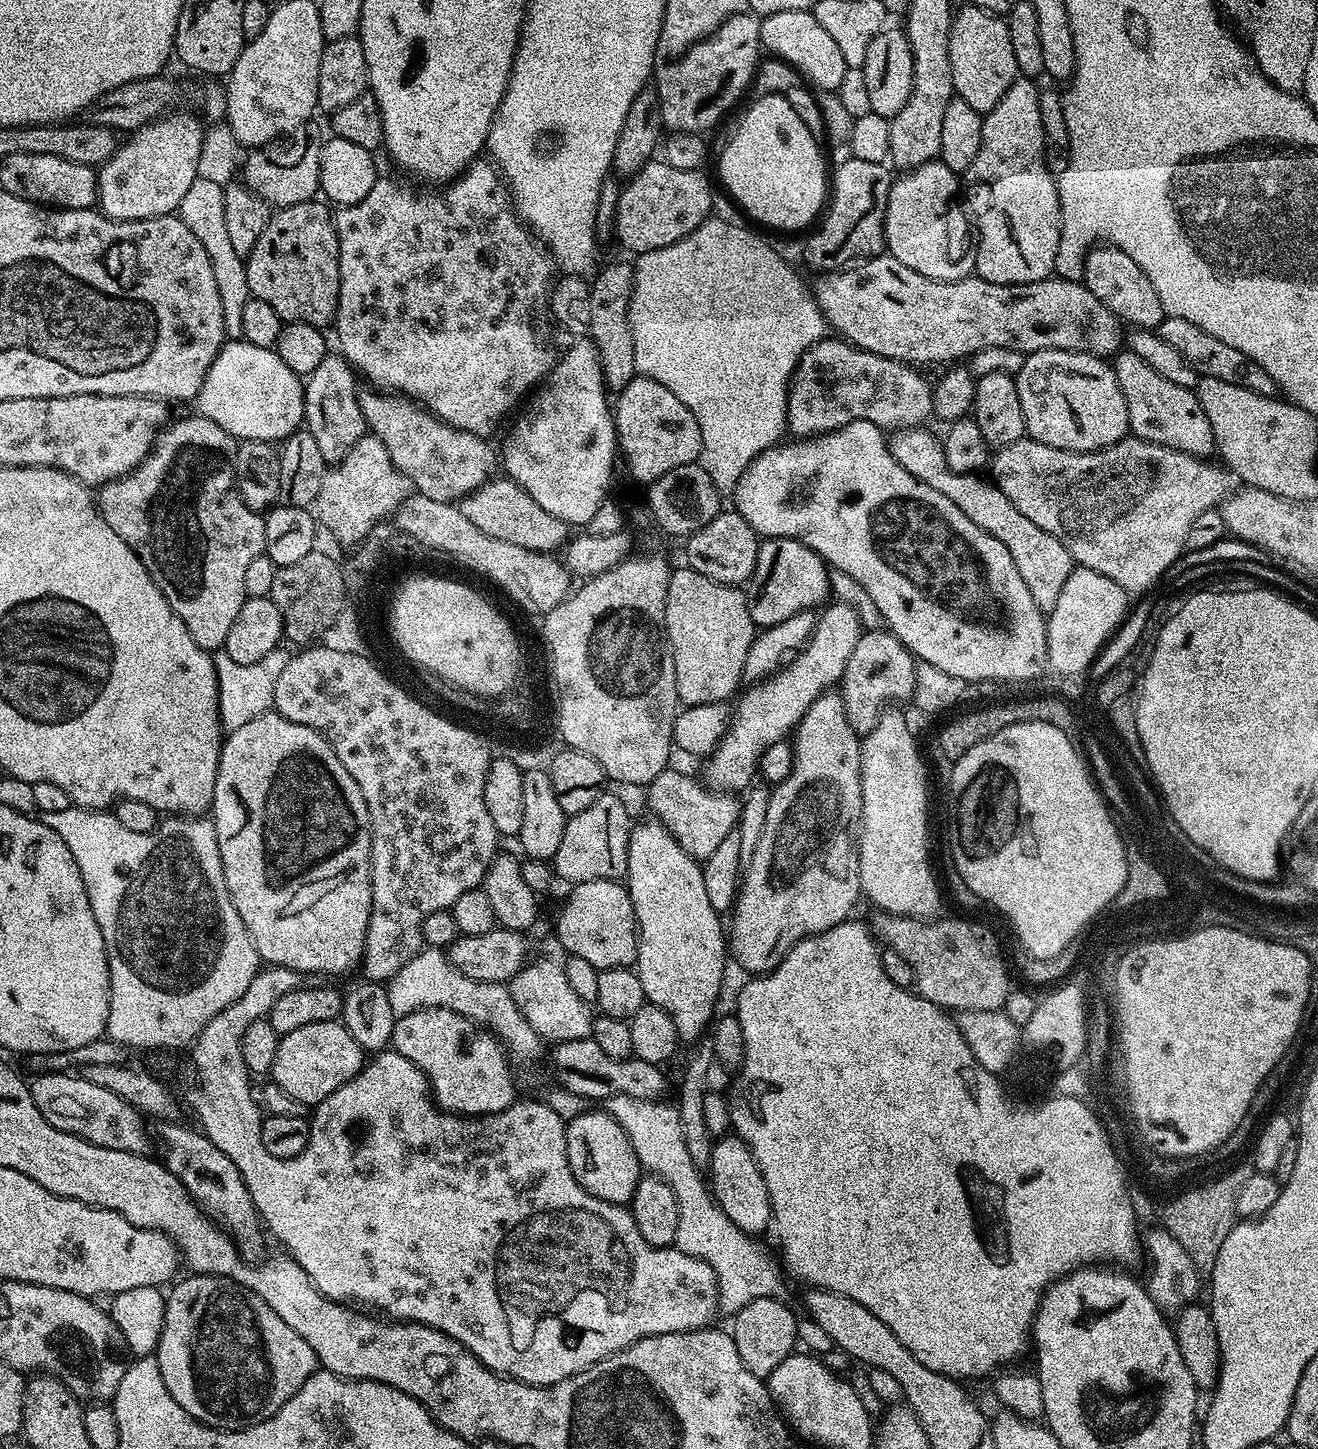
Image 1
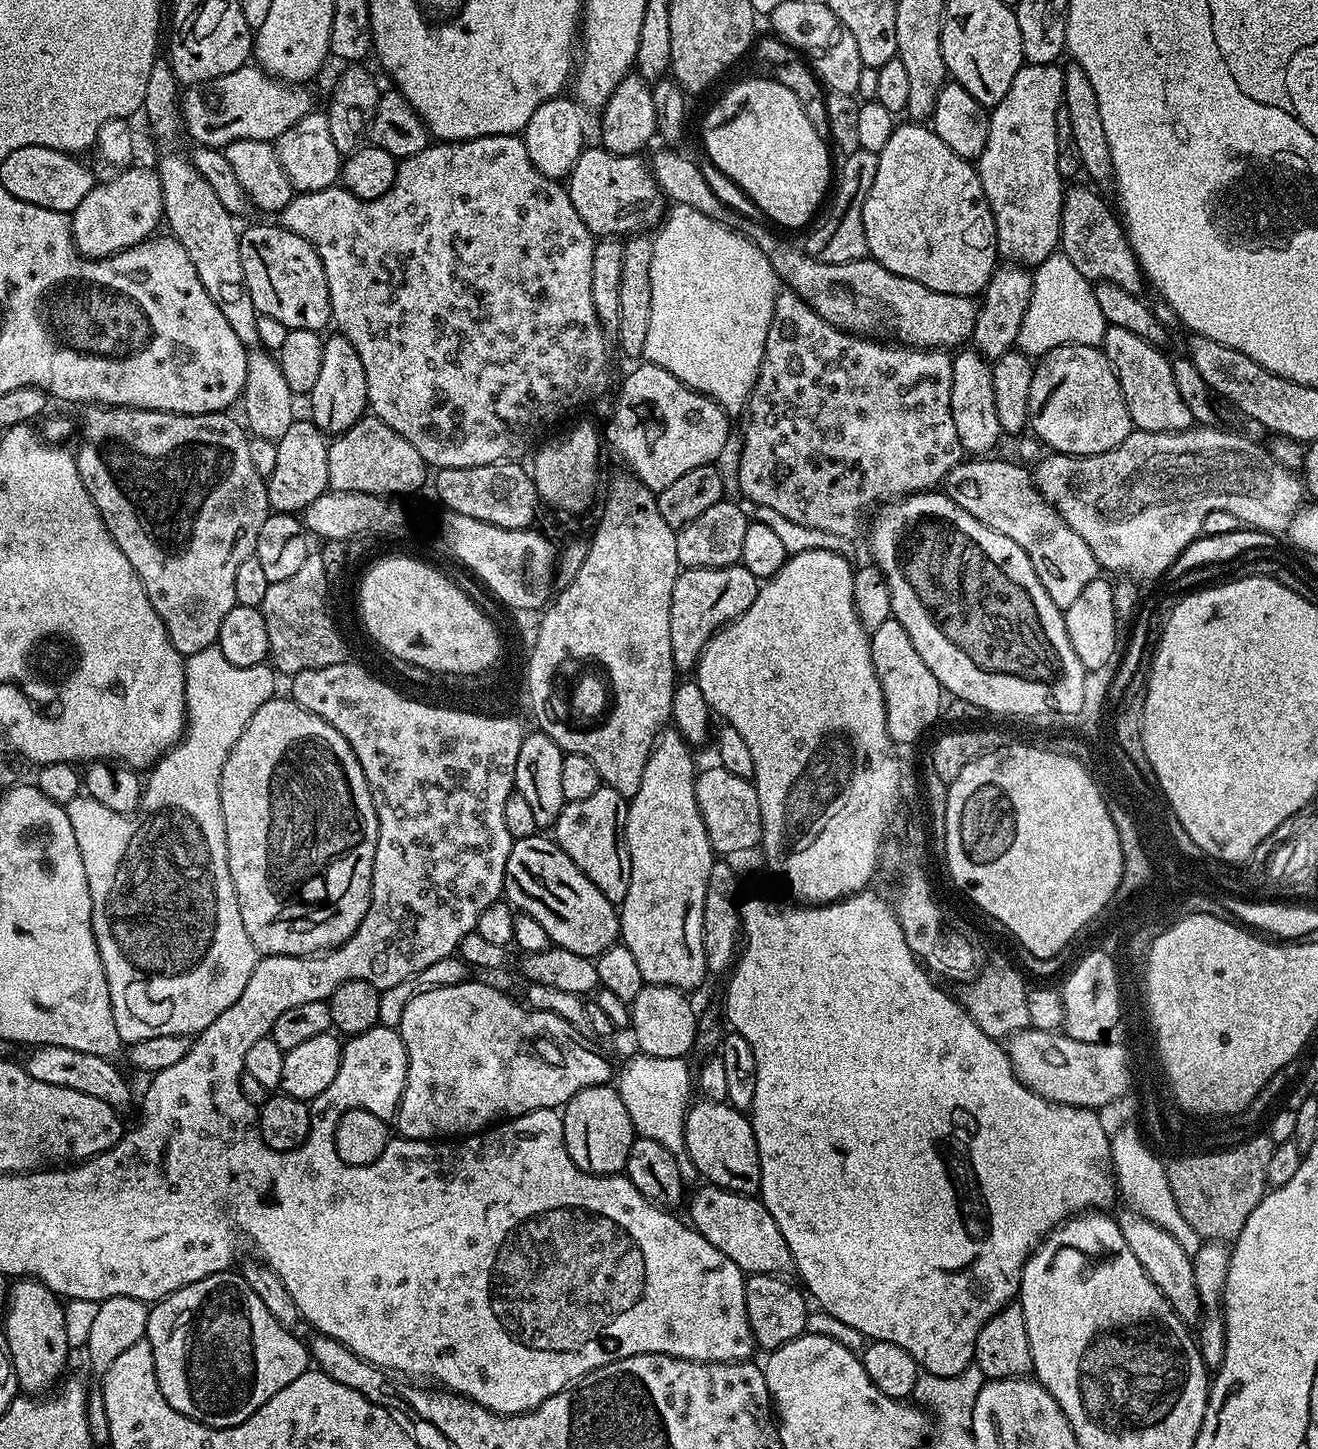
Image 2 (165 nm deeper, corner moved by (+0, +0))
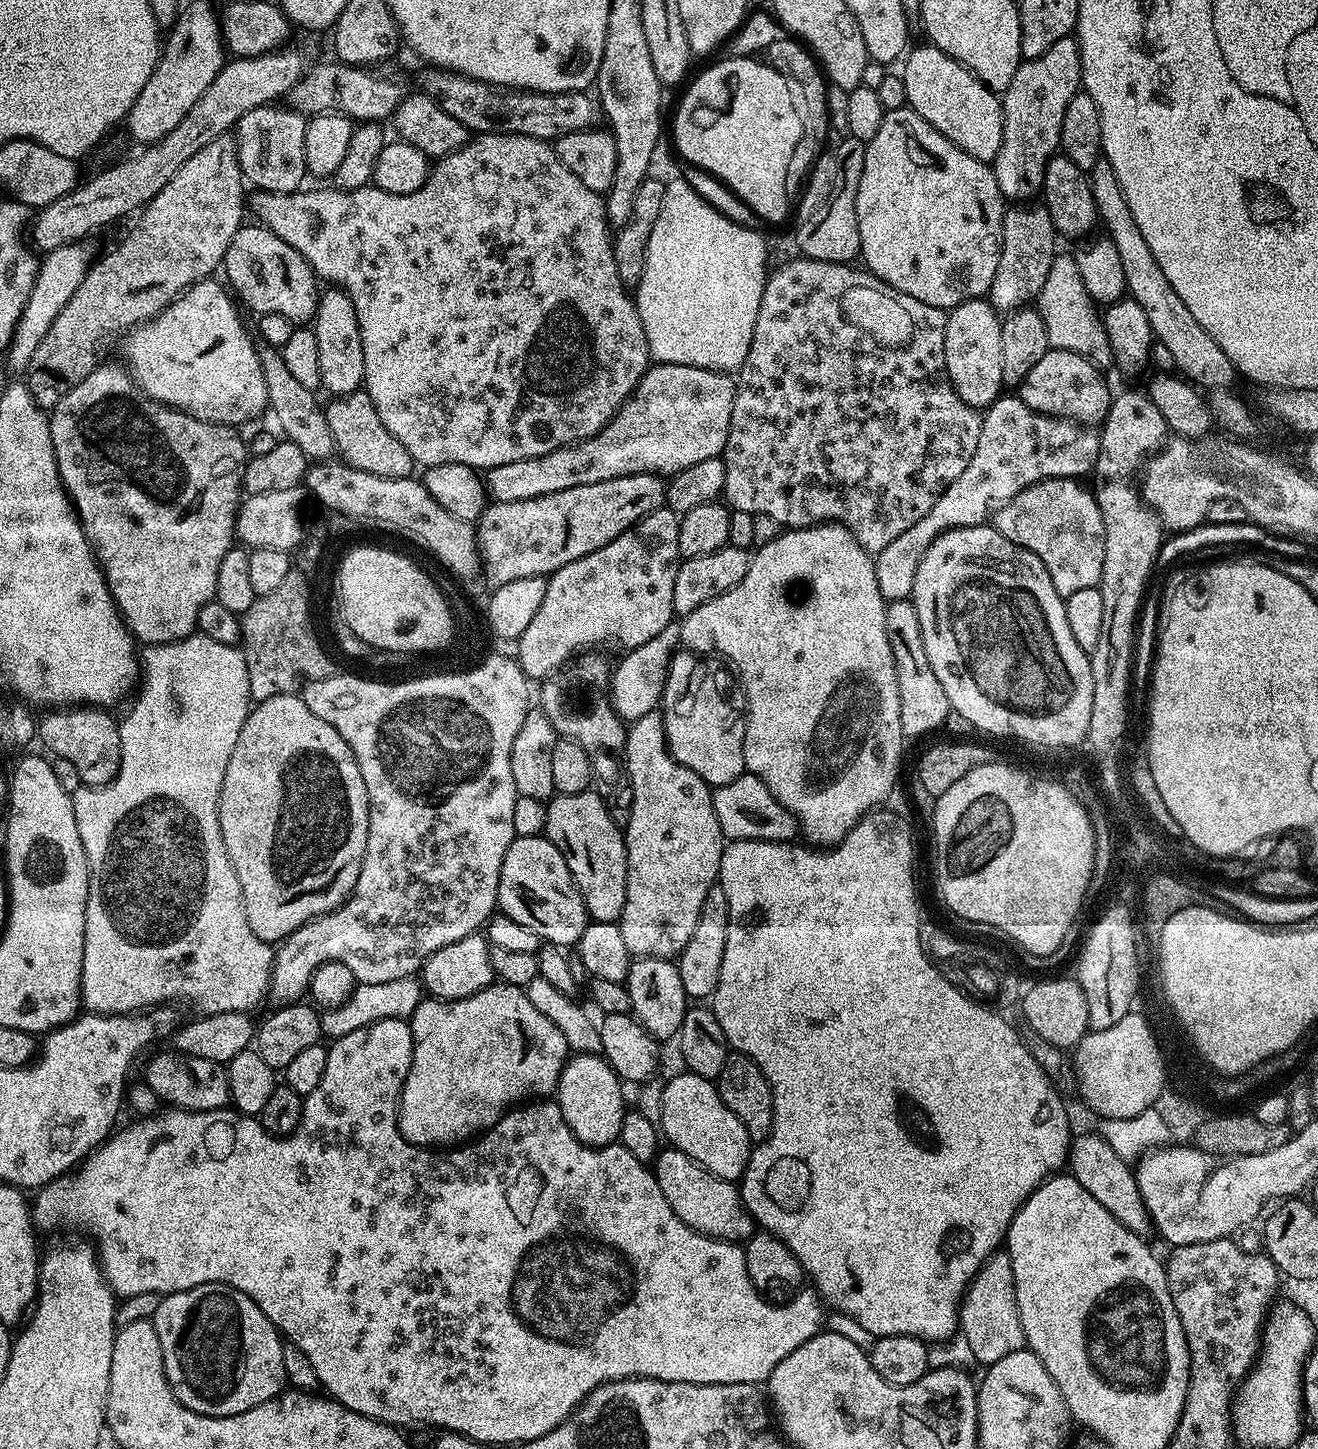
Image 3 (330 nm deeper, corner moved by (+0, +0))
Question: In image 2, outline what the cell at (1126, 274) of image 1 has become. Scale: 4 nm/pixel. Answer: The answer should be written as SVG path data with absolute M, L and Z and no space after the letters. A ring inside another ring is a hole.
M1076 184L1073 188L1071 185L1064 193L1060 215L1060 248L1086 279L1122 286L1122 290L1137 294L1143 293L1146 277L1141 271L1132 243L1128 241L1121 217L1114 208L1112 213L1111 206L1096 193L1099 191L1095 187L1084 184Z

